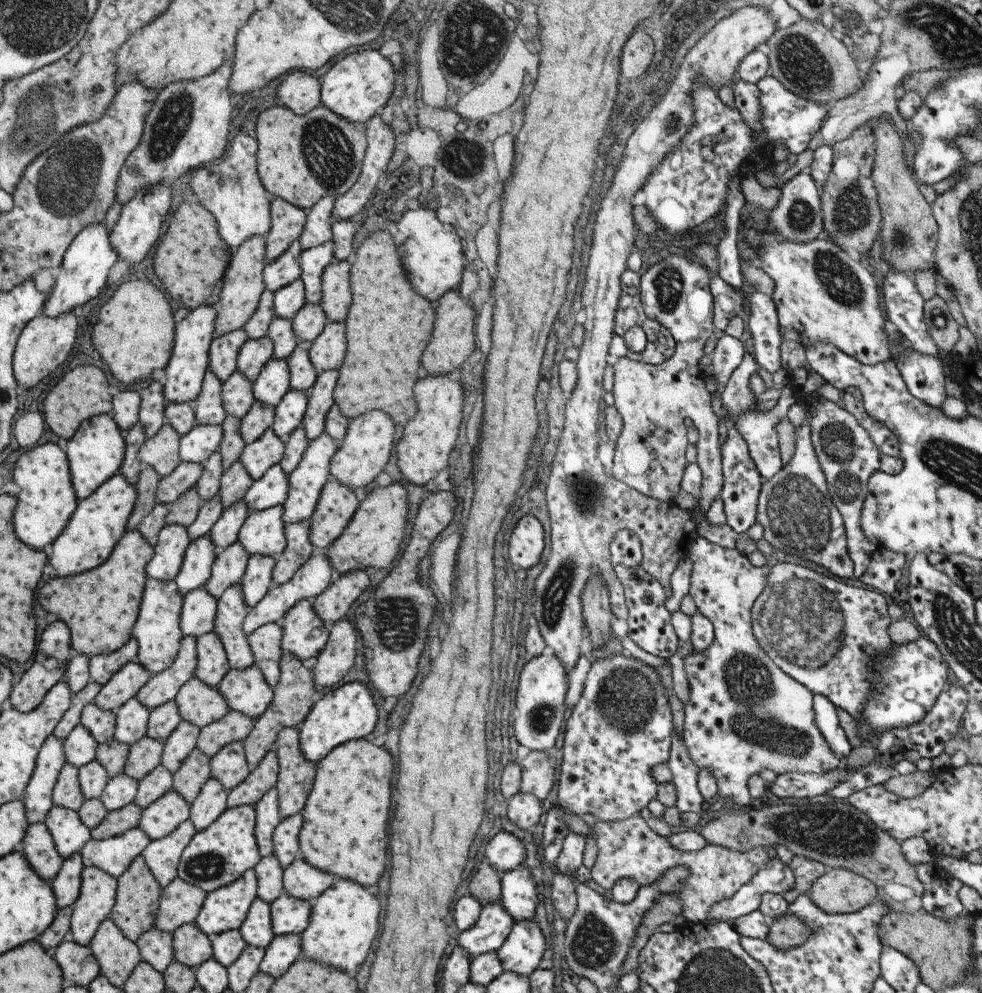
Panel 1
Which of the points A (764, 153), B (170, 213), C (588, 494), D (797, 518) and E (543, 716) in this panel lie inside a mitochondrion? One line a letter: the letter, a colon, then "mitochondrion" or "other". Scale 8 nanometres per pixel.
A: other
B: other
C: mitochondrion
D: mitochondrion
E: mitochondrion

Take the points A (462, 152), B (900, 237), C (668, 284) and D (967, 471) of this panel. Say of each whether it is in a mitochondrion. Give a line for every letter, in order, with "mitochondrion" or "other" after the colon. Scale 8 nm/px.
A: mitochondrion
B: mitochondrion
C: mitochondrion
D: mitochondrion

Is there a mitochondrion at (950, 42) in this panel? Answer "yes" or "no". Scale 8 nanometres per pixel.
yes

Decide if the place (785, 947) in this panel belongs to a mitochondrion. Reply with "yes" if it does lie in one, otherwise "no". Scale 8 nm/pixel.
no

